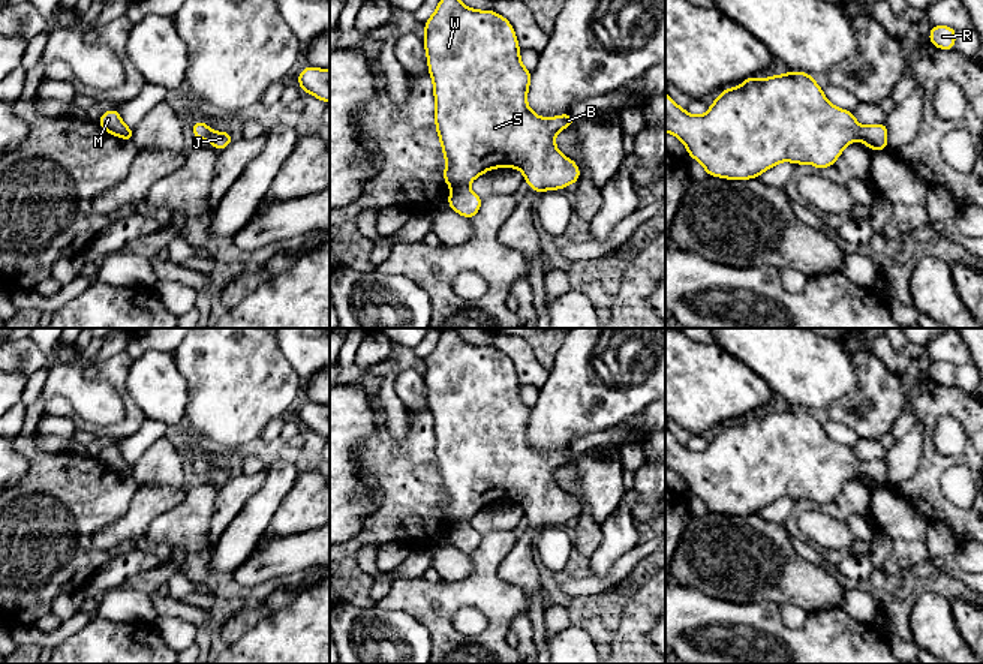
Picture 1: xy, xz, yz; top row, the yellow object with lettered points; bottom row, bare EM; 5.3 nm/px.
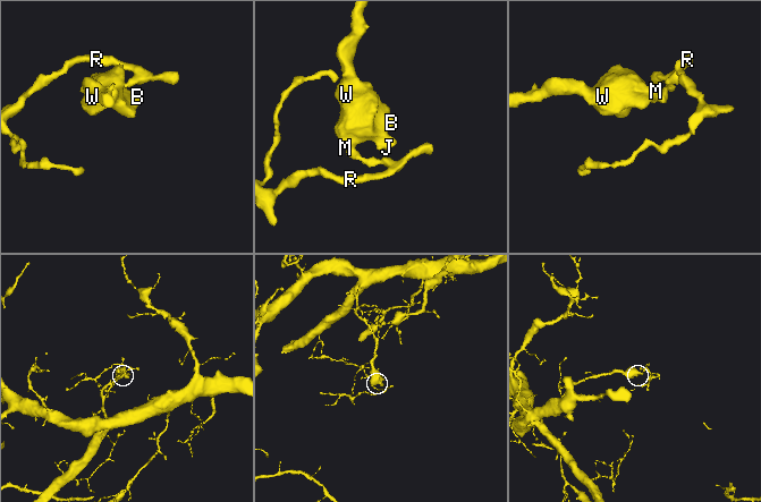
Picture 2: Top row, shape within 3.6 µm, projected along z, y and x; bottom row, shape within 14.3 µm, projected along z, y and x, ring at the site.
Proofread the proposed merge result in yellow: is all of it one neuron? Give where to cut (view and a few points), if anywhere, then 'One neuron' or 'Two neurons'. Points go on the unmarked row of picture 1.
Split along xz (466, 520), (453, 525). Two neurons

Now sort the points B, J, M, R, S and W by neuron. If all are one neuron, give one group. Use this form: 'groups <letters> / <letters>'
groups B J M S W / R

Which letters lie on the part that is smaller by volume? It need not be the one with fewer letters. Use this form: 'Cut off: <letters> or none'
Cut off: R

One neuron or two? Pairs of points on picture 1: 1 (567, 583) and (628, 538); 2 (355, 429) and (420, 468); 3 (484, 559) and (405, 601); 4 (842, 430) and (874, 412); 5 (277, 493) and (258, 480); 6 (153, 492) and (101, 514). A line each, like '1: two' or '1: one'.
1: two
2: two
3: one
4: two
5: two
6: two

